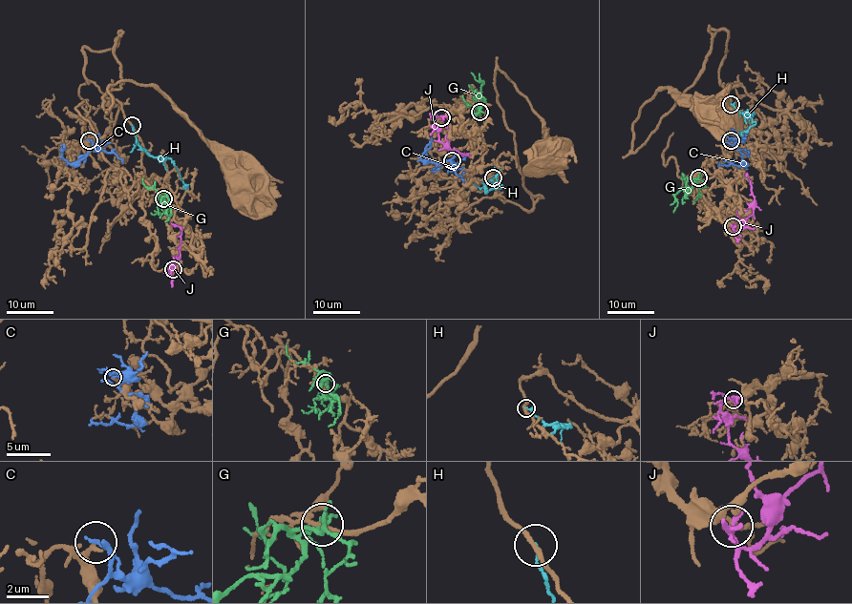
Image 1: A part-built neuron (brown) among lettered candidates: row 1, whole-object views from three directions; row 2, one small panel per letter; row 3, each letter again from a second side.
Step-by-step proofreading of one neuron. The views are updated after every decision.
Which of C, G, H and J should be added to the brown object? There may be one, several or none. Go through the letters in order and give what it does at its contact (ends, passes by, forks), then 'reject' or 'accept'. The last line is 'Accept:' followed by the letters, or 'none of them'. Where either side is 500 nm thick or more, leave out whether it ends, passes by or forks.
C: it ends there; reject
G: it passes by; reject
H: it ends there; reject
J: it forks there; reject
Accept: none of them

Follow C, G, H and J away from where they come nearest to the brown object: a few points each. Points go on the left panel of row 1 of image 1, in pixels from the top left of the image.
C: (89, 140), (94, 146), (87, 156), (71, 162), (61, 156), (64, 148)
G: (163, 198), (164, 196), (168, 200), (164, 203), (171, 209), (170, 218), (165, 221)
H: (132, 125), (138, 142), (144, 150), (152, 156), (162, 155), (172, 160), (187, 187), (183, 188)
J: (173, 269), (169, 274), (169, 269), (180, 256), (181, 228), (170, 222)

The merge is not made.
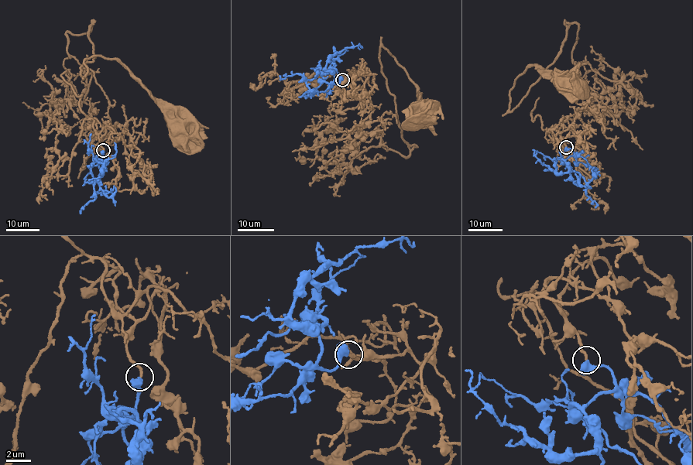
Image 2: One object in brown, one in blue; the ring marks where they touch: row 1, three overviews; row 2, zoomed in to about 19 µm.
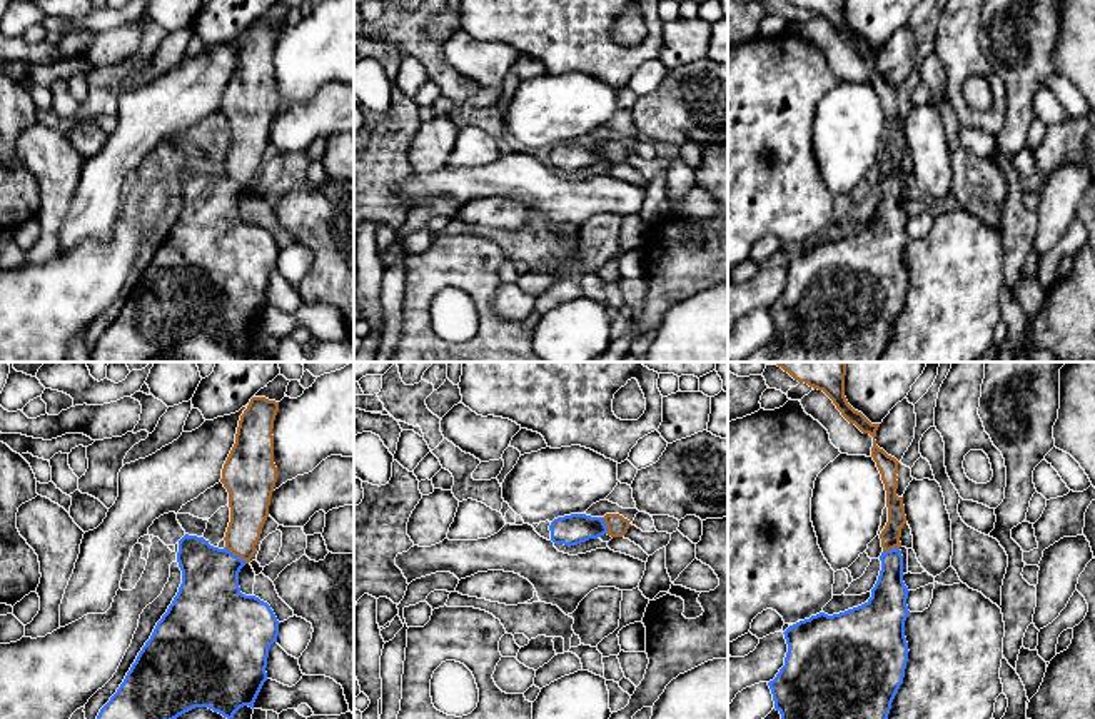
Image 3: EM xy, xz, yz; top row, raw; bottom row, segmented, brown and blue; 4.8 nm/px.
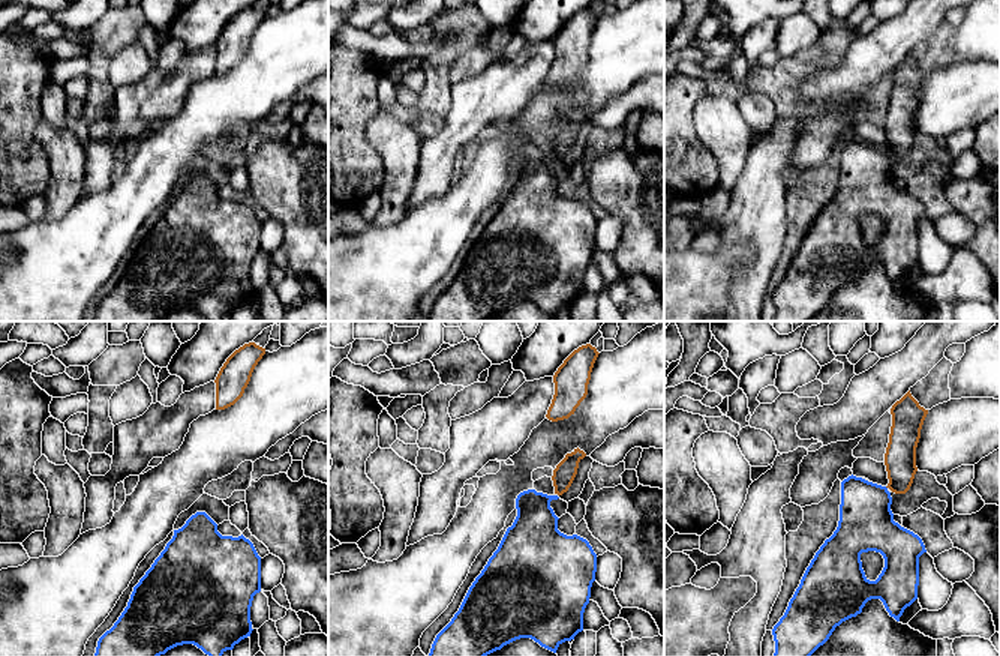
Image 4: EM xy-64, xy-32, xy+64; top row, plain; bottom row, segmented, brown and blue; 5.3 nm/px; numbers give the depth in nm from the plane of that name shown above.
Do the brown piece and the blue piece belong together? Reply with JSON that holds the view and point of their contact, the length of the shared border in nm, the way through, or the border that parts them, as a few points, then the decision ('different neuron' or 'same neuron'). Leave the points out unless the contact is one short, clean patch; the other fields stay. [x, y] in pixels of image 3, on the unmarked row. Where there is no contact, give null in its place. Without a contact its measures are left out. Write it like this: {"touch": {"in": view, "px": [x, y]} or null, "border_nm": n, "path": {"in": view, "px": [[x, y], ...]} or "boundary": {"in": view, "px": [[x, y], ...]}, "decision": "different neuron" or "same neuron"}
{"touch": {"in": "xy", "px": [236, 181]}, "border_nm": 140, "path": {"in": "xy", "px": [[249, 130], [246, 154], [236, 181], [211, 206], [209, 224]]}, "decision": "same neuron"}

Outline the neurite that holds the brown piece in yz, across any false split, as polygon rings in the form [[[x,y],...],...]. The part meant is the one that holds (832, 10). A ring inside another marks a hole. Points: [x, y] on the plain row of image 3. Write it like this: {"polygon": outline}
{"polygon": [[[790,0],[795,7],[823,17],[863,60],[873,63],[871,83],[886,117],[888,148],[880,160],[883,178],[881,197],[871,224],[853,235],[828,242],[820,239],[790,252],[783,260],[788,270],[785,292],[768,309],[781,350],[768,362],[876,362],[888,345],[891,329],[903,310],[908,289],[905,247],[910,240],[908,214],[903,209],[901,155],[906,150],[903,123],[898,115],[898,87],[876,72],[880,50],[871,50],[845,23],[846,0]]]}

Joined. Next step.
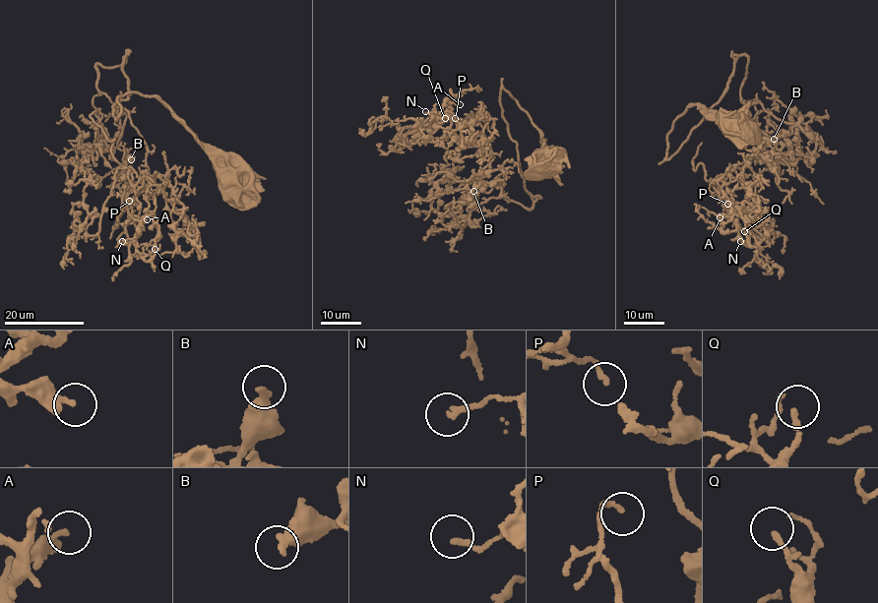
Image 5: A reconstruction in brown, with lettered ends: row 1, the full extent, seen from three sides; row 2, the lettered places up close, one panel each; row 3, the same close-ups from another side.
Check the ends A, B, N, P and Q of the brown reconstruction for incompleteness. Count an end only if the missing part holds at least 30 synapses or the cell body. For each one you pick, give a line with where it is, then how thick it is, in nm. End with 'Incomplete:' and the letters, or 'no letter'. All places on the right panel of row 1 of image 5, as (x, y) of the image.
B: place (774, 139); calibre 420 nm
Incomplete: B

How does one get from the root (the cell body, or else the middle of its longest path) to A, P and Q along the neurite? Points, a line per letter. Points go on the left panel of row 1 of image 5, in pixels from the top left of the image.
A: (229, 176), (155, 96), (116, 119), (126, 57), (96, 65), (176, 198), (143, 177), (147, 219)
P: (229, 176), (155, 96), (116, 119), (124, 56), (96, 88), (176, 198), (144, 176), (139, 218), (129, 201)
Q: (229, 176), (155, 96), (116, 119), (126, 57), (96, 65), (176, 198), (143, 177), (133, 242), (155, 249)

